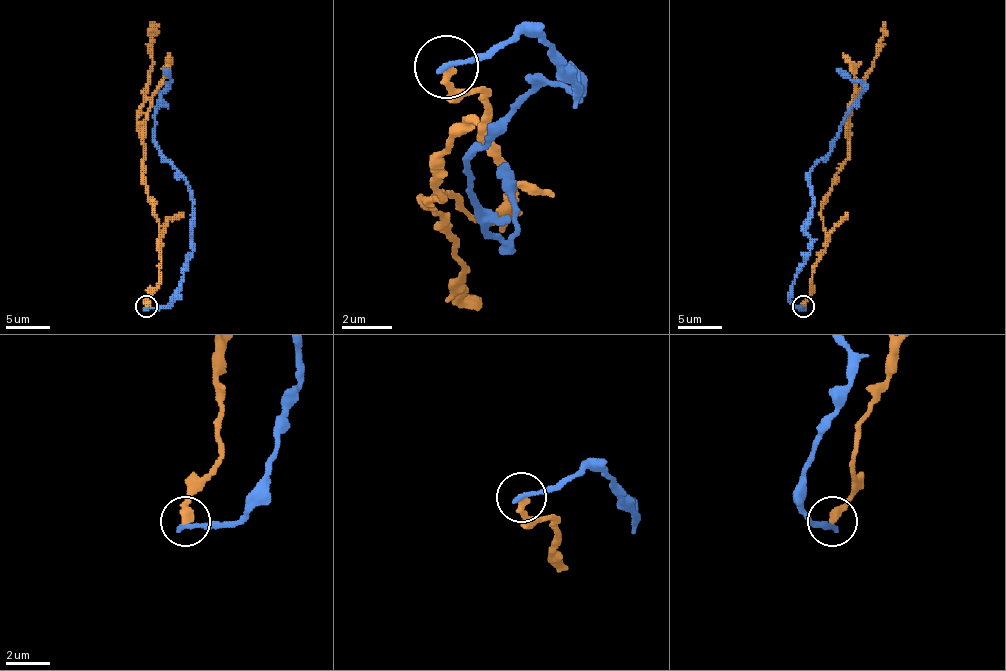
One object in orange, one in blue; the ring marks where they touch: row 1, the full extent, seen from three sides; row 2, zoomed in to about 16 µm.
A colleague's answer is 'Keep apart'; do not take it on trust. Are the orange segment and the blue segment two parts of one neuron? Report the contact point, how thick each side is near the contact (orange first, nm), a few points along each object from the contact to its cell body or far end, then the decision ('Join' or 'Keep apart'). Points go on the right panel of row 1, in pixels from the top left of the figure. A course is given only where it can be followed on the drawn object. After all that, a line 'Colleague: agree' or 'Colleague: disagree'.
Place: (803, 306). Thickness 400 nm (orange) against 240 nm. Course of orange: (803, 306), (812, 281), (812, 266), (823, 250), (821, 201), (847, 157), (850, 102), (885, 35), (883, 24). Course of blue: (803, 308), (790, 301), (797, 268), (810, 250), (810, 170), (830, 150), (863, 88), (836, 68). Keep apart
Colleague: agree

